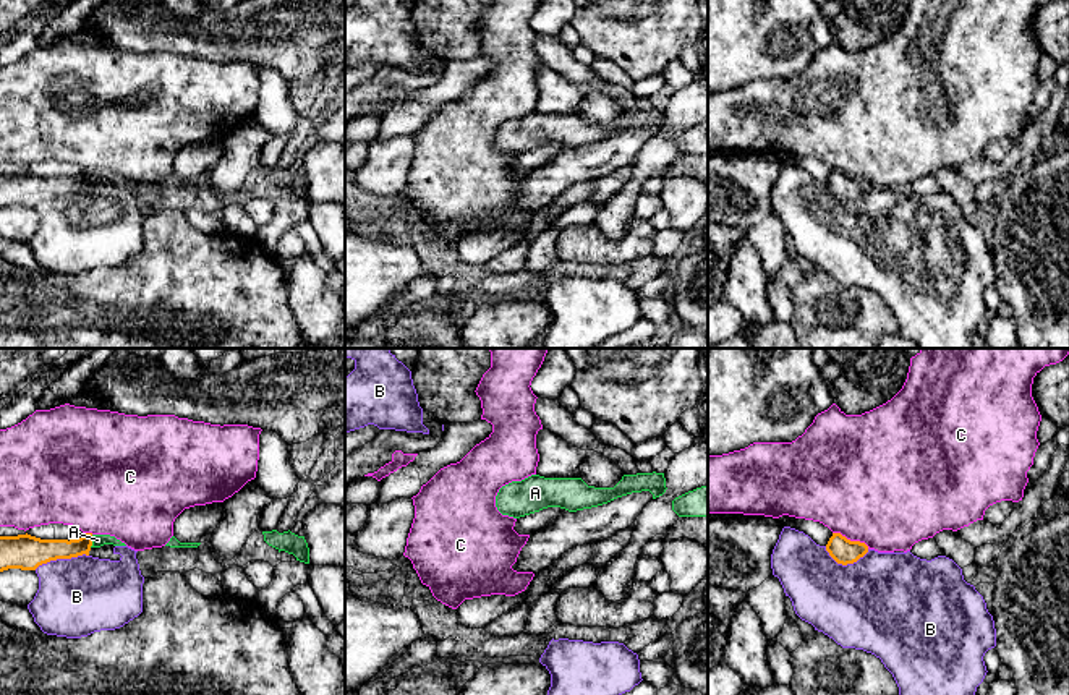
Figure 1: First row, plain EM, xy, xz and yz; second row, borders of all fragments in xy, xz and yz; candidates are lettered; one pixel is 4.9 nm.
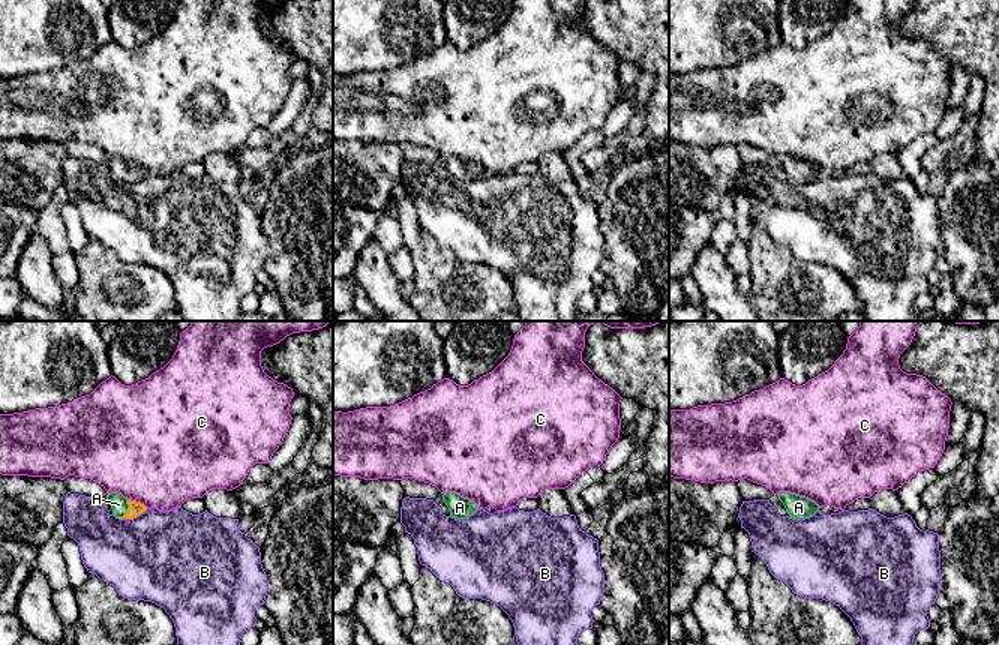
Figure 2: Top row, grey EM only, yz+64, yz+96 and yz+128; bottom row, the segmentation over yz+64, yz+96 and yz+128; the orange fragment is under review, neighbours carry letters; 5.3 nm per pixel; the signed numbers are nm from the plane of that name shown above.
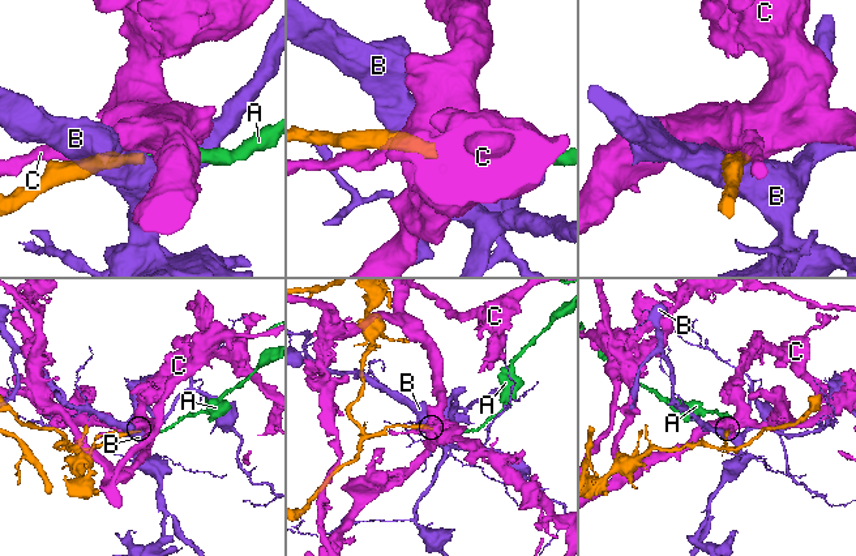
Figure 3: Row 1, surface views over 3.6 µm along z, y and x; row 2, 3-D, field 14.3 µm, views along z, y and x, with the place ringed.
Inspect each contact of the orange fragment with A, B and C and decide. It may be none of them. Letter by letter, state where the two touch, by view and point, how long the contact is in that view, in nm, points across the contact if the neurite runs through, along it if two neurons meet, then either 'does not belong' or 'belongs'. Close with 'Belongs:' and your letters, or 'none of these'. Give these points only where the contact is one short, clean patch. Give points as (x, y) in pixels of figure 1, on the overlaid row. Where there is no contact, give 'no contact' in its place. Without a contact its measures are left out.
A: meets orange in xy at (91, 541); contact 70 nm long; belongs
B: meets orange in xy at (60, 558); contact 280 nm long; does not belong
C: meets orange in yz at (849, 540); contact 200 nm long; border along yz (833, 532), (859, 540), (868, 548); does not belong
Belongs: A

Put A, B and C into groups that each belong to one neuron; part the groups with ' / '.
A / B / C

